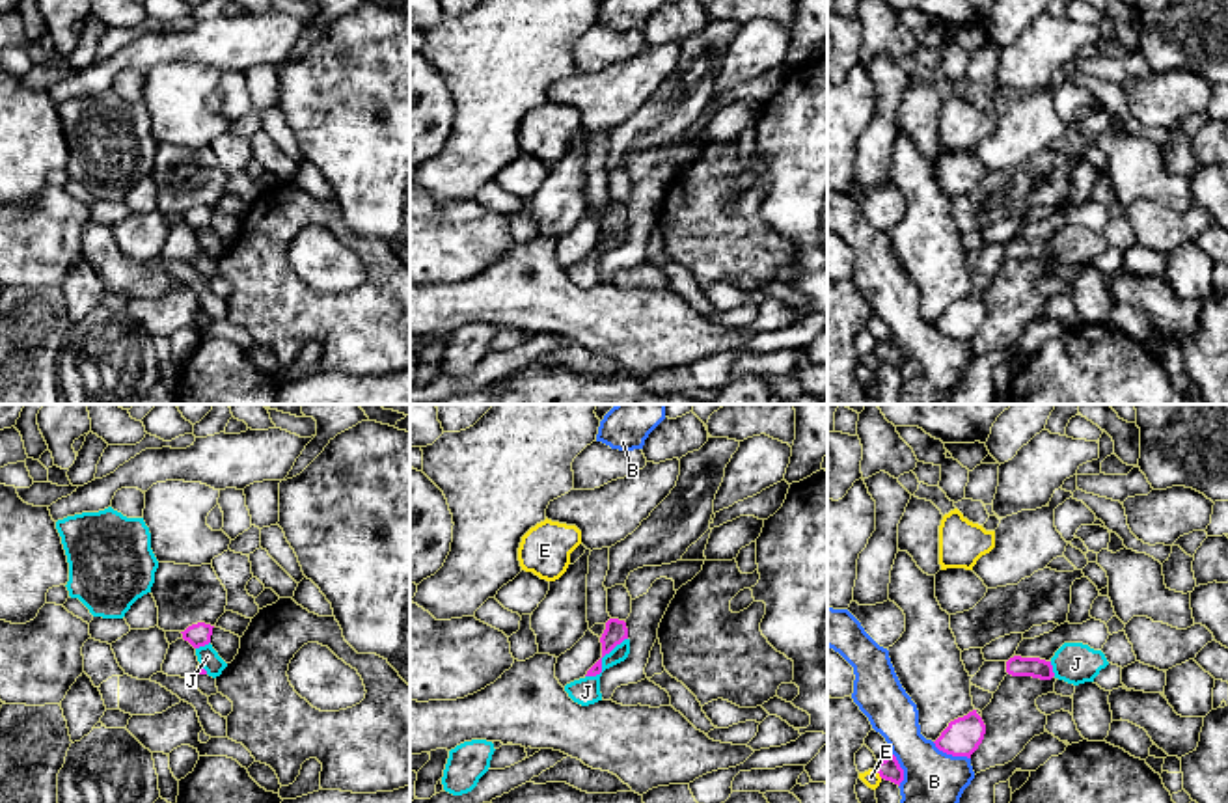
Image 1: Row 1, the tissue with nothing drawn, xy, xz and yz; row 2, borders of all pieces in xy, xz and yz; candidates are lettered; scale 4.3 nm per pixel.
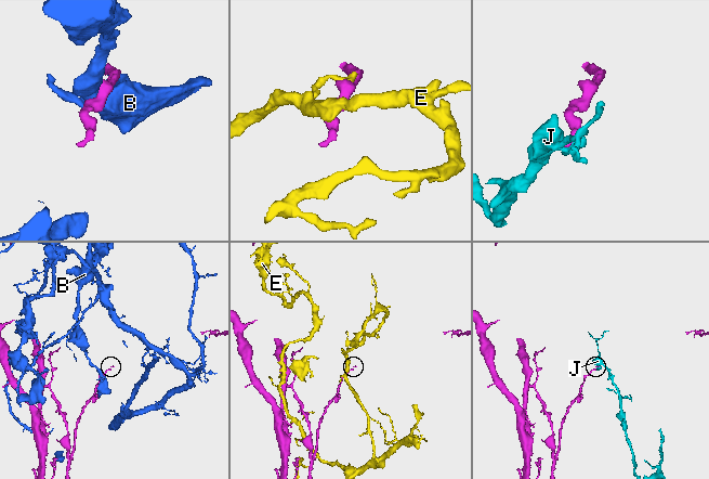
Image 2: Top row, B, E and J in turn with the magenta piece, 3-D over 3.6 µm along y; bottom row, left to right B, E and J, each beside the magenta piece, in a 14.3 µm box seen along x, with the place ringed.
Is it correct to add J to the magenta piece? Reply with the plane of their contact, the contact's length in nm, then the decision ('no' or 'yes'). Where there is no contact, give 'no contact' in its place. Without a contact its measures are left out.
contact in xz; length 260 nm; no

